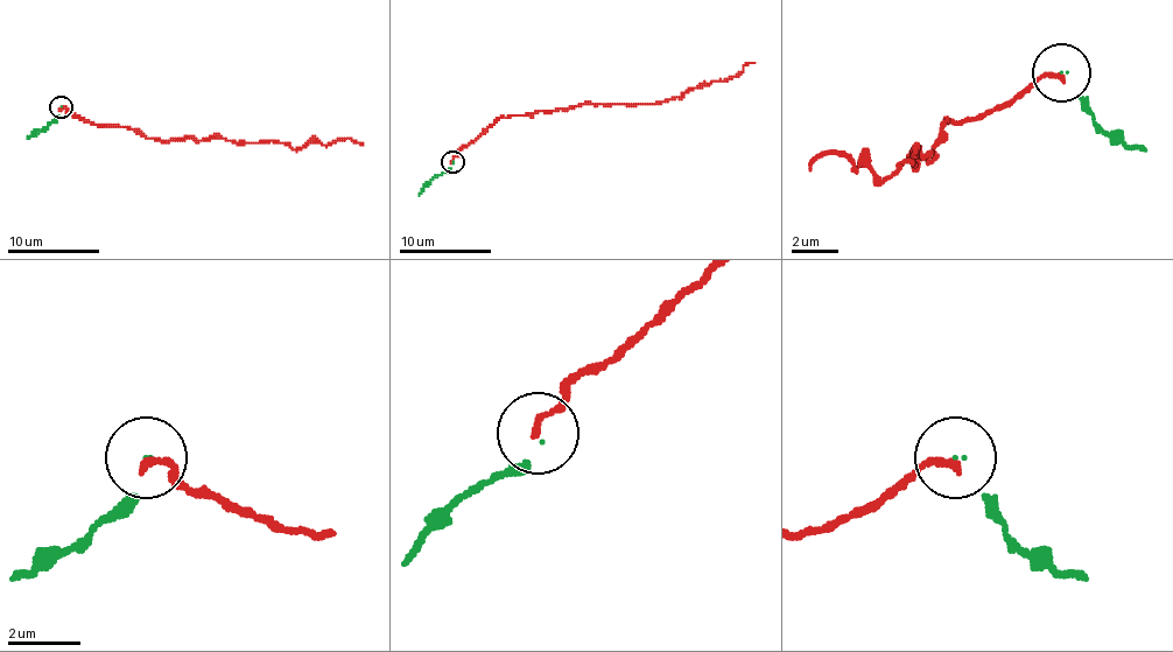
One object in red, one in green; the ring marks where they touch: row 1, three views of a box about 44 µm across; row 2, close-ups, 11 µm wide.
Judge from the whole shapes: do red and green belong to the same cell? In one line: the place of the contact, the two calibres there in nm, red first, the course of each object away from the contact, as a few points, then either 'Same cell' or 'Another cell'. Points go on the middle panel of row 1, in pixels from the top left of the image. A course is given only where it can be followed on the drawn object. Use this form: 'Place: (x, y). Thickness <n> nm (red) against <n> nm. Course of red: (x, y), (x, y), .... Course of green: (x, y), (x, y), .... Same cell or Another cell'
Place: (452, 161). Thickness 200 nm (red) against 30 nm. Course of red: (452, 161), (497, 120), (583, 104), (661, 104), (738, 74), (743, 68), (754, 63). Course of green: (452, 161), (419, 195). Another cell

